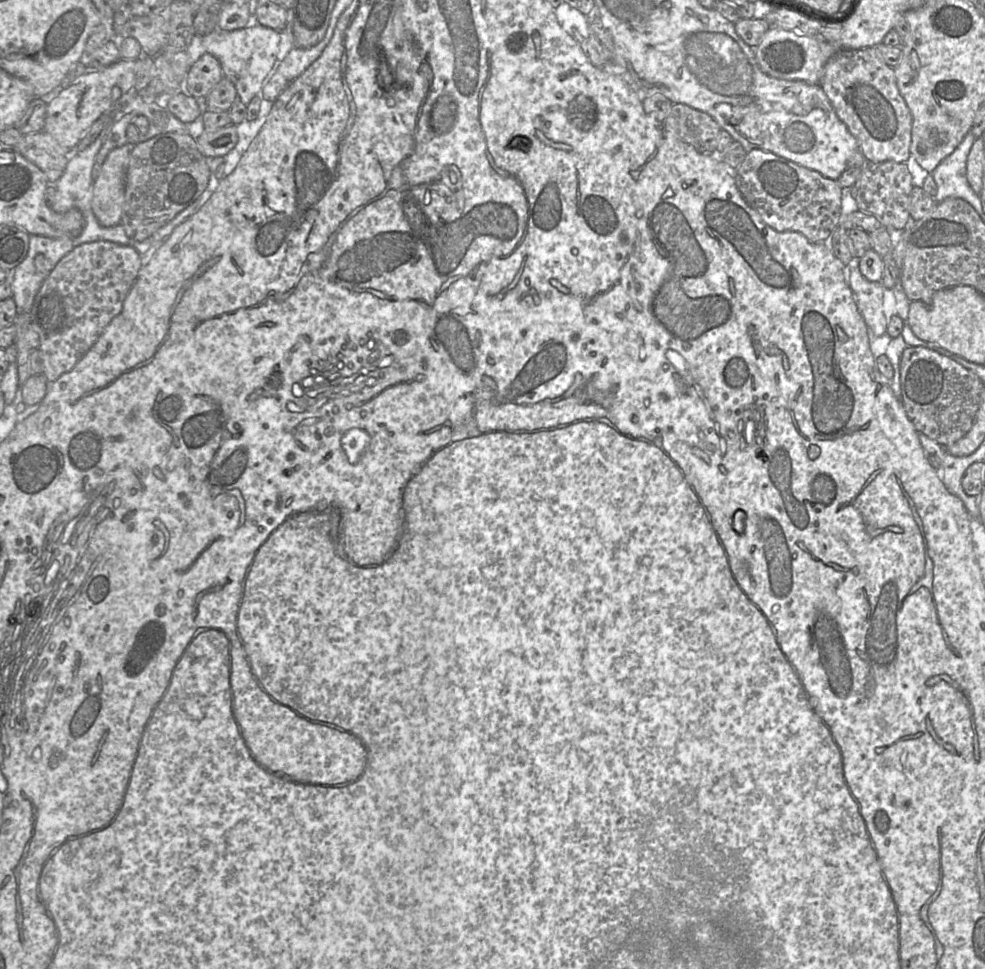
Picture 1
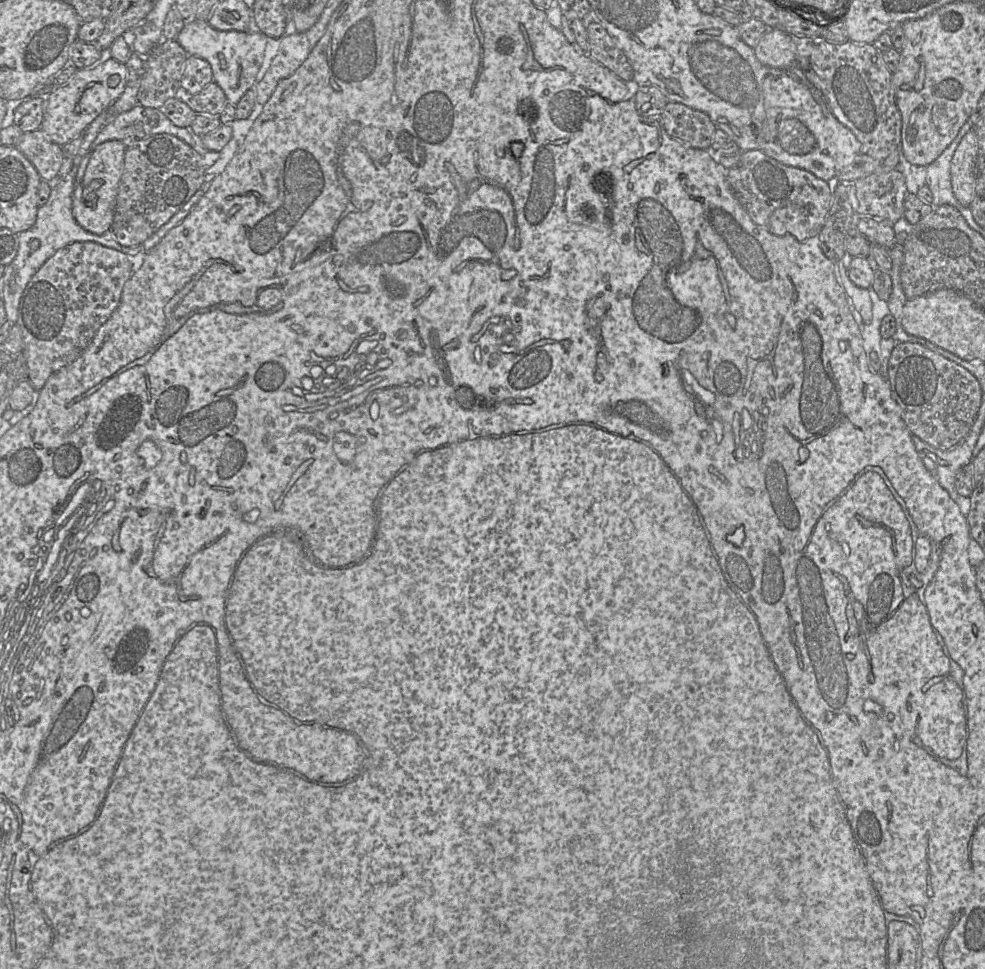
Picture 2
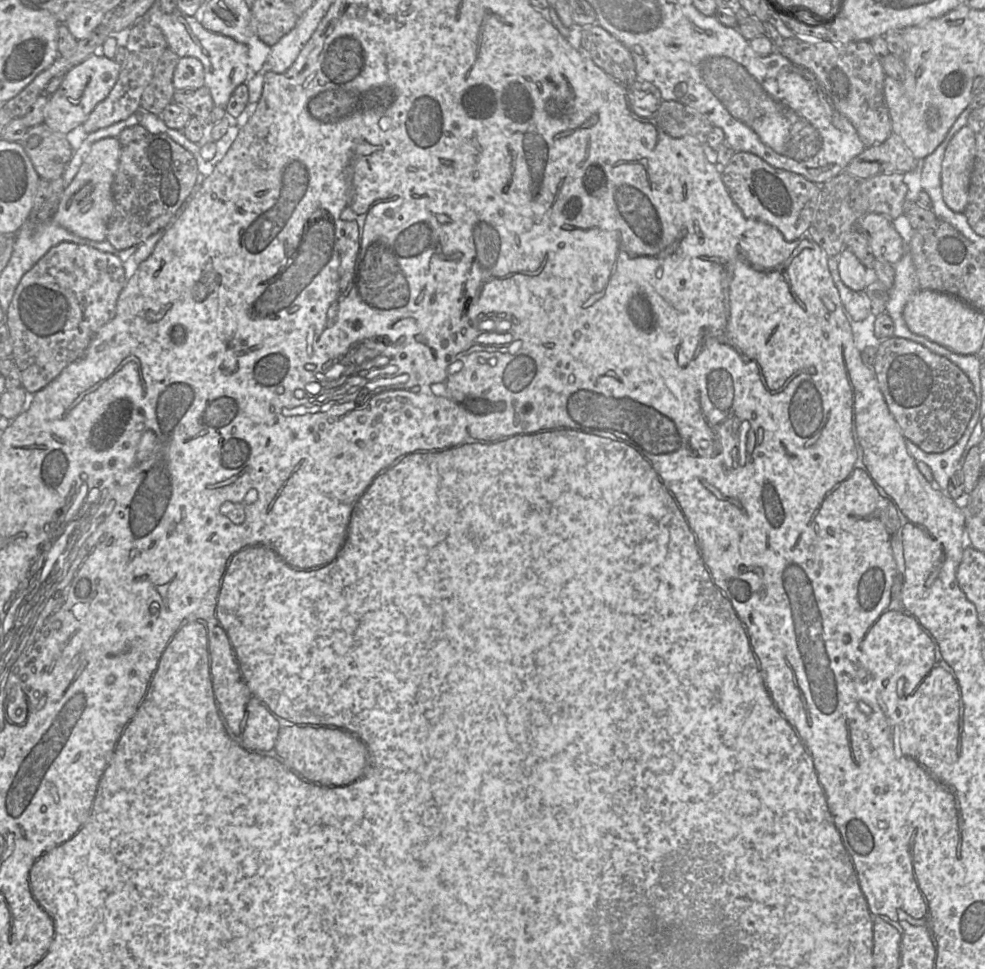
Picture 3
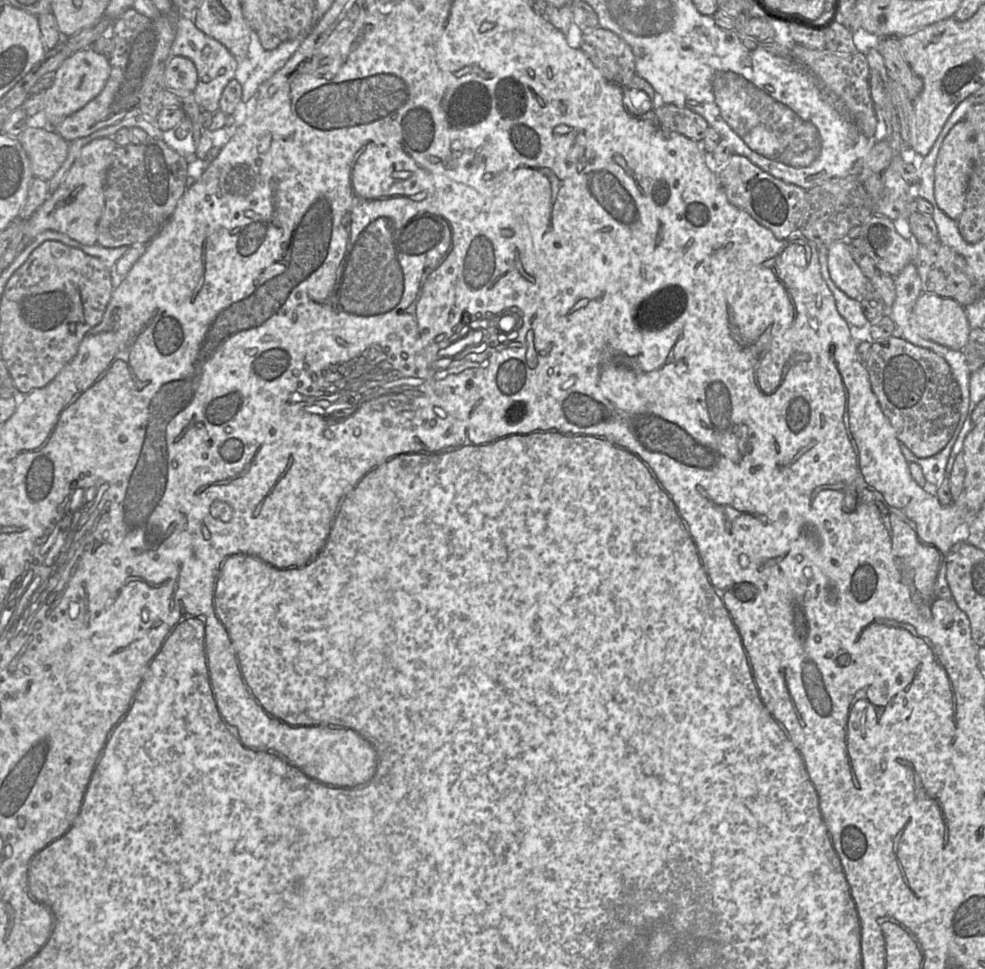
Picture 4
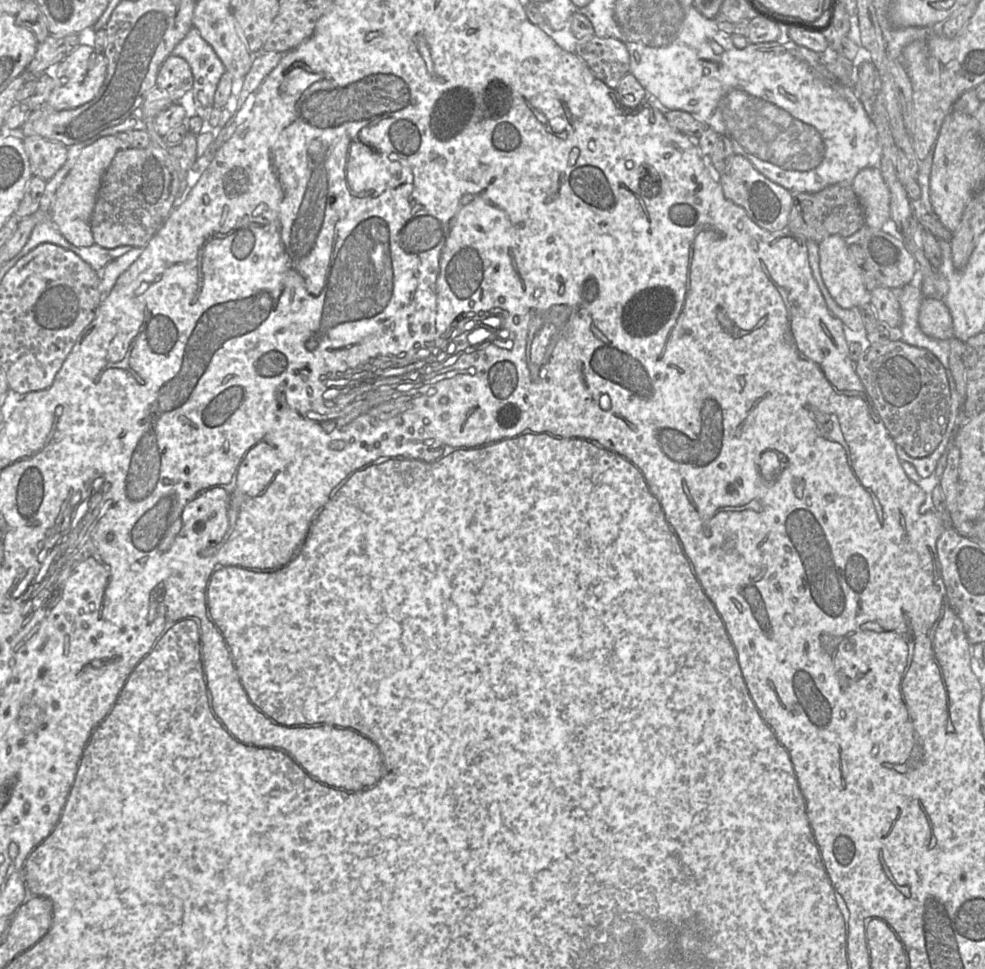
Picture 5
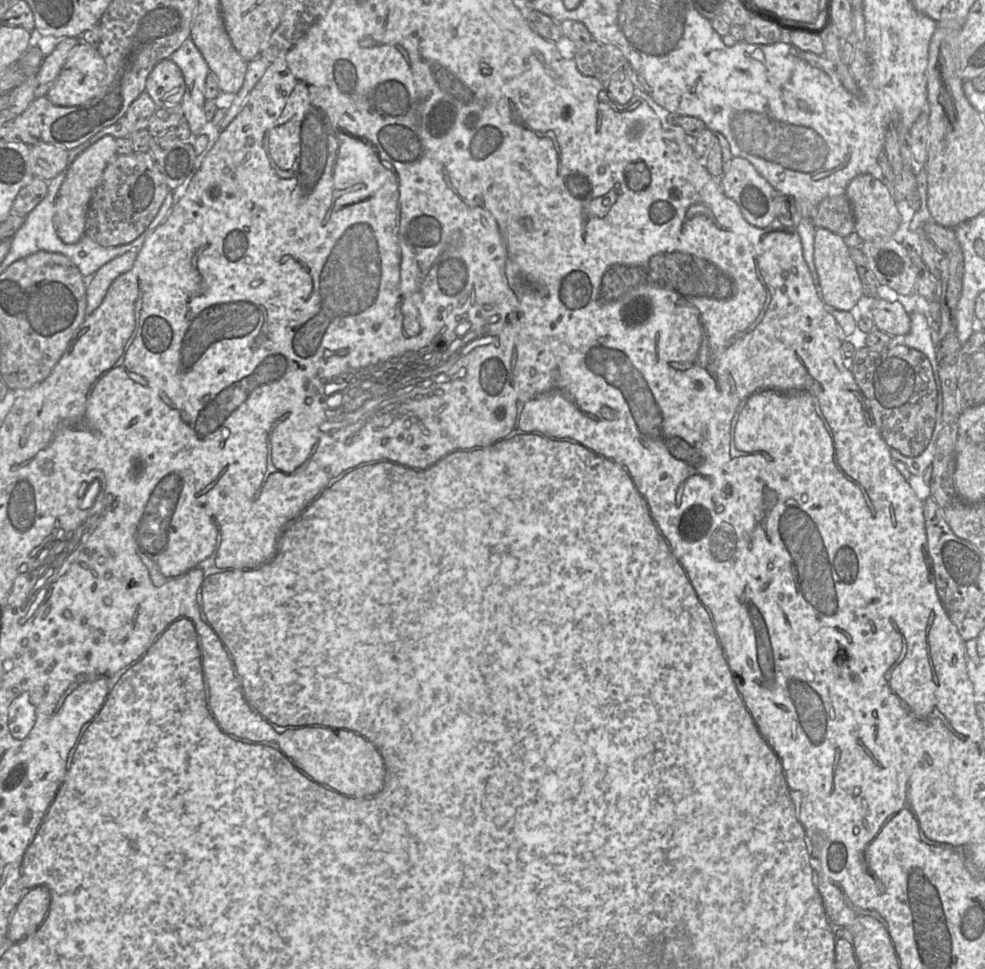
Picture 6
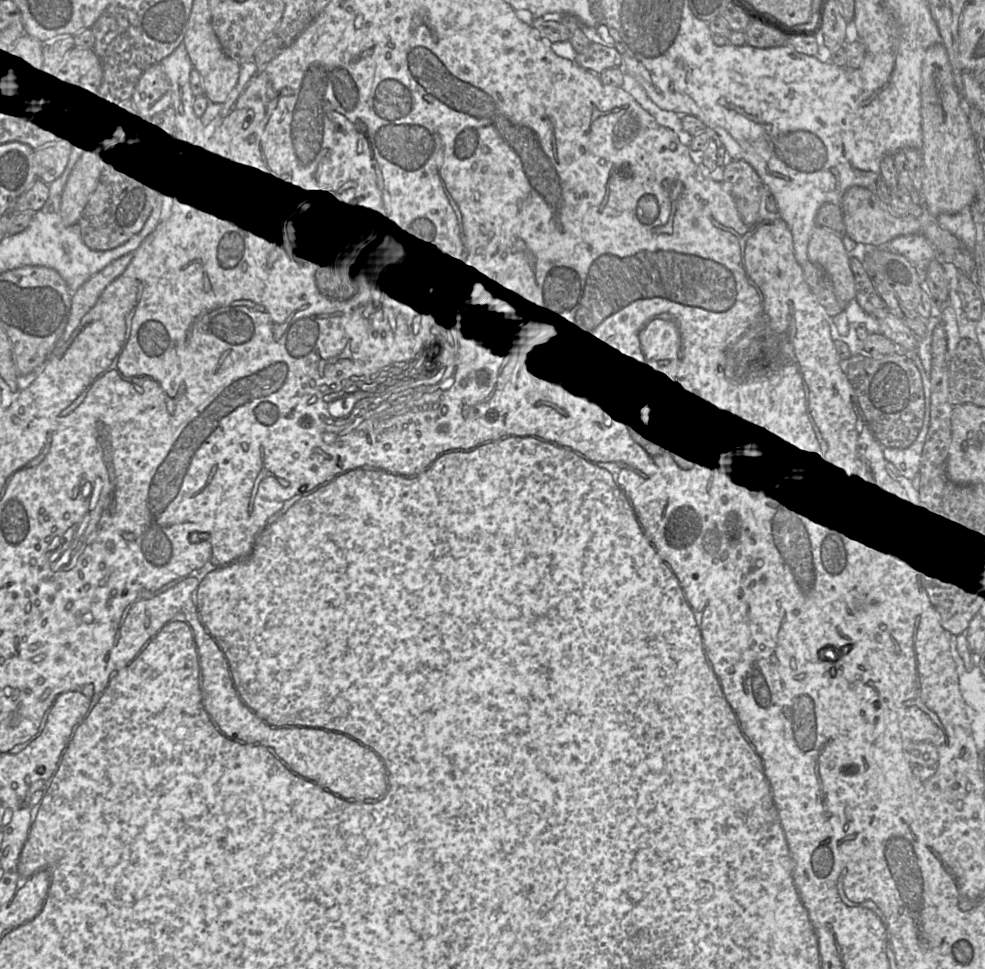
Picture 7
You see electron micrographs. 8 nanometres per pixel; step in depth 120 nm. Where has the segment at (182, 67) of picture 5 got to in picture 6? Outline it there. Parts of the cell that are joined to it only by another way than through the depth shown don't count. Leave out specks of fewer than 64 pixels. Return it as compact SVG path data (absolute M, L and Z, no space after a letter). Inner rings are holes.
M169 58L159 61L147 77L144 92L158 108L180 104L185 92L181 69Z

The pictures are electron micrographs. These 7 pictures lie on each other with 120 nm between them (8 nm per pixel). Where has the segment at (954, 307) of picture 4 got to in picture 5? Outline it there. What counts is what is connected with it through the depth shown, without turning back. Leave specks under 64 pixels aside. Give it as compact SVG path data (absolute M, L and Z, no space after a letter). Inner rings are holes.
M924 297L920 307L919 325L921 330L932 338L954 338L952 317L942 299Z

